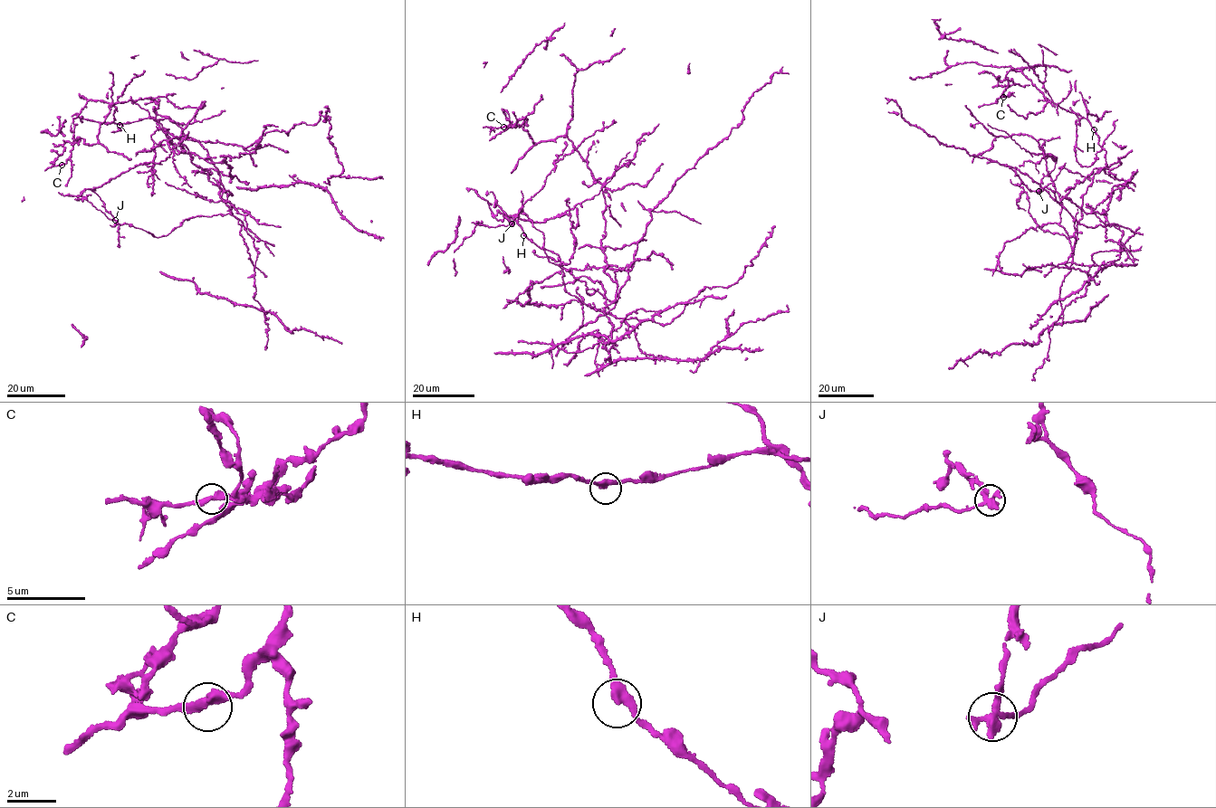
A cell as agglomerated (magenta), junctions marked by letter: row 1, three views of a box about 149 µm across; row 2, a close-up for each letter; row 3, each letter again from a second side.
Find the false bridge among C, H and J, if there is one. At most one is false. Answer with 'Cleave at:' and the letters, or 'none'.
Cleave at: J

